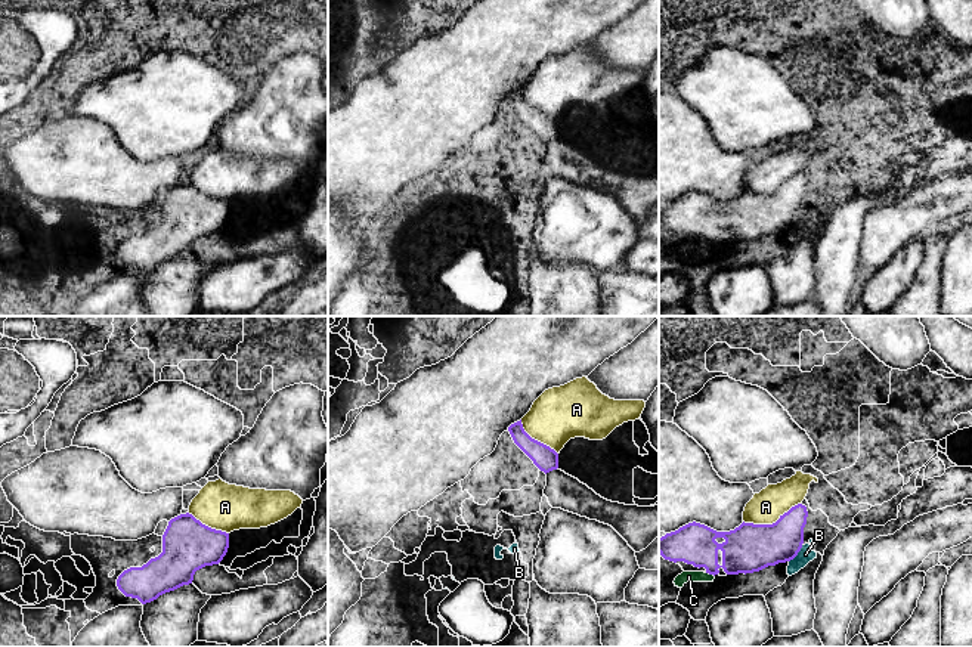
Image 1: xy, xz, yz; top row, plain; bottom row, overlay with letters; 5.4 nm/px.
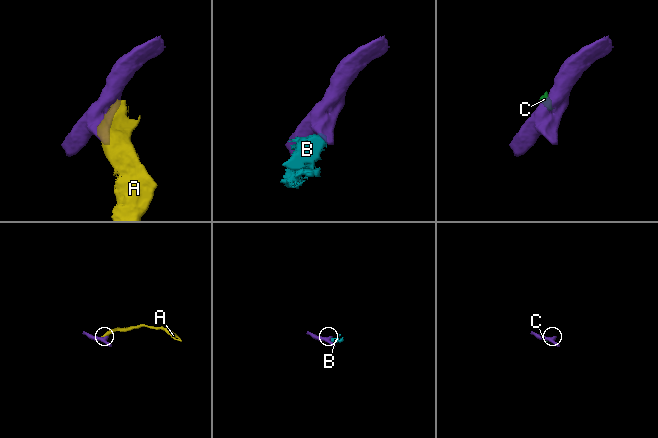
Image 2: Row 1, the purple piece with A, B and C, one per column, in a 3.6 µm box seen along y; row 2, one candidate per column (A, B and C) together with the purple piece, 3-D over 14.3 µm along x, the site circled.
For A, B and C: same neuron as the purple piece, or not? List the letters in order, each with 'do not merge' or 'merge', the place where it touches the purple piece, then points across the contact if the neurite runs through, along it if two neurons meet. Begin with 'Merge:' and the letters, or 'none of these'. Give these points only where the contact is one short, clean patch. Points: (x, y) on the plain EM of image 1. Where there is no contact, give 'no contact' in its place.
Merge: none of these
A: do not merge; meets purple in yz at (773, 192)
B: do not merge; meets purple in yz at (796, 223); border along yz (802, 214), (789, 231)
C: do not merge; meets purple in yz at (711, 242); border along yz (706, 241), (714, 245)

